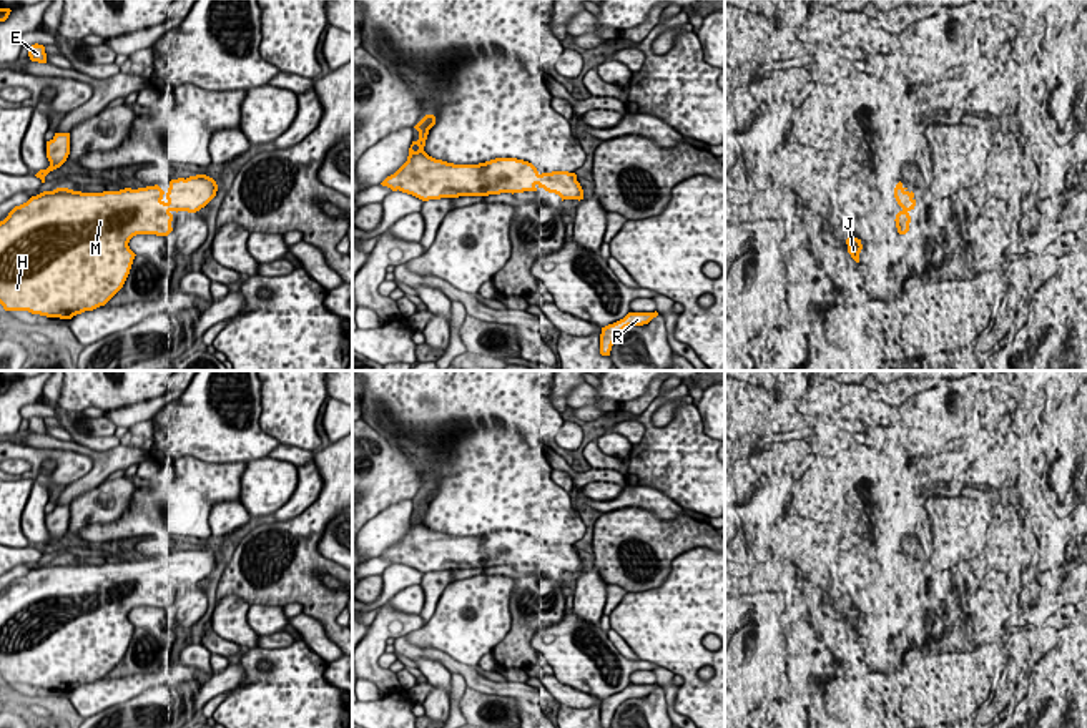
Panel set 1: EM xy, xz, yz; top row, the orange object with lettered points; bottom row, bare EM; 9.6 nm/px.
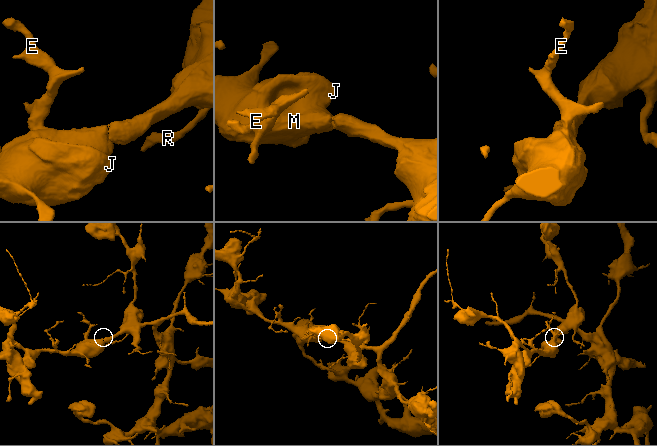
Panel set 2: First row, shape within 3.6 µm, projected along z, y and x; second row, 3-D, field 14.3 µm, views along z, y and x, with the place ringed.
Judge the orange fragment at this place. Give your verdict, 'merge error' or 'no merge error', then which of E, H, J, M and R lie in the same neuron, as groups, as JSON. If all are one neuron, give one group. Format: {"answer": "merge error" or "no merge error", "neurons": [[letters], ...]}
{"answer": "no merge error", "neurons": [["E", "H", "J", "M", "R"]]}

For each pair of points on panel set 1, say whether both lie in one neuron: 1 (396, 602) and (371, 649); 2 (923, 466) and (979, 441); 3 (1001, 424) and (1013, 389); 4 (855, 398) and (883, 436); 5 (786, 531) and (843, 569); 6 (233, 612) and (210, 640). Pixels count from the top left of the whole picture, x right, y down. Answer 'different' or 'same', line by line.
1: different
2: same
3: different
4: different
5: same
6: different

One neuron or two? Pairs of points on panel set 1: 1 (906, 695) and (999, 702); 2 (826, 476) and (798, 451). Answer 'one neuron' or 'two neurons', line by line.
1: one neuron
2: two neurons

